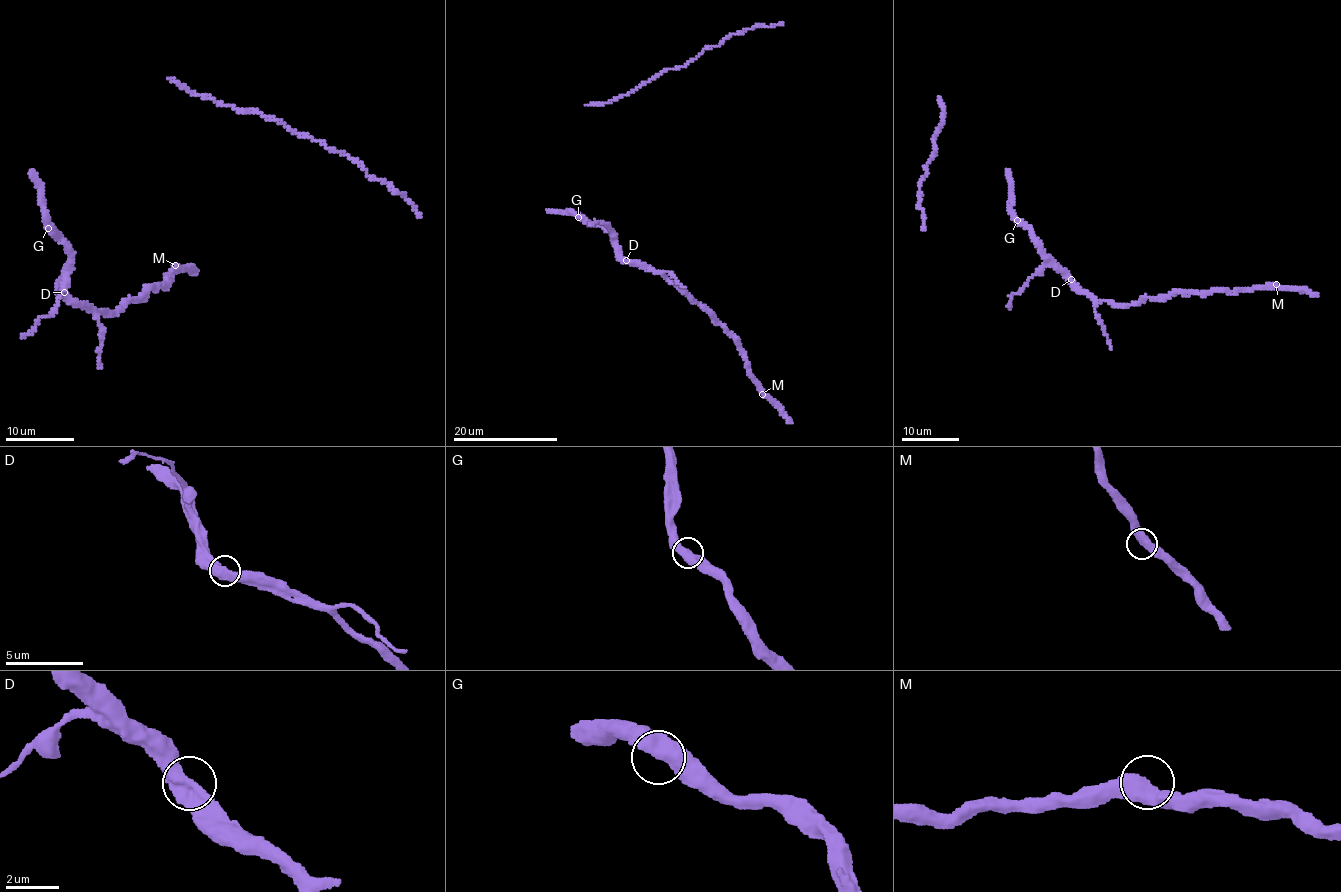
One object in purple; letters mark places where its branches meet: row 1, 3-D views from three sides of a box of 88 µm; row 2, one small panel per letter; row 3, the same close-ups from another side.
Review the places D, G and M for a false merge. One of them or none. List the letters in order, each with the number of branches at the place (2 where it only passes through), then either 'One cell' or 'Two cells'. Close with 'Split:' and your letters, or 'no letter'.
D: Branches: 2. One cell
G: Branches: 2. One cell
M: Branches: 2. One cell
Split: no letter

